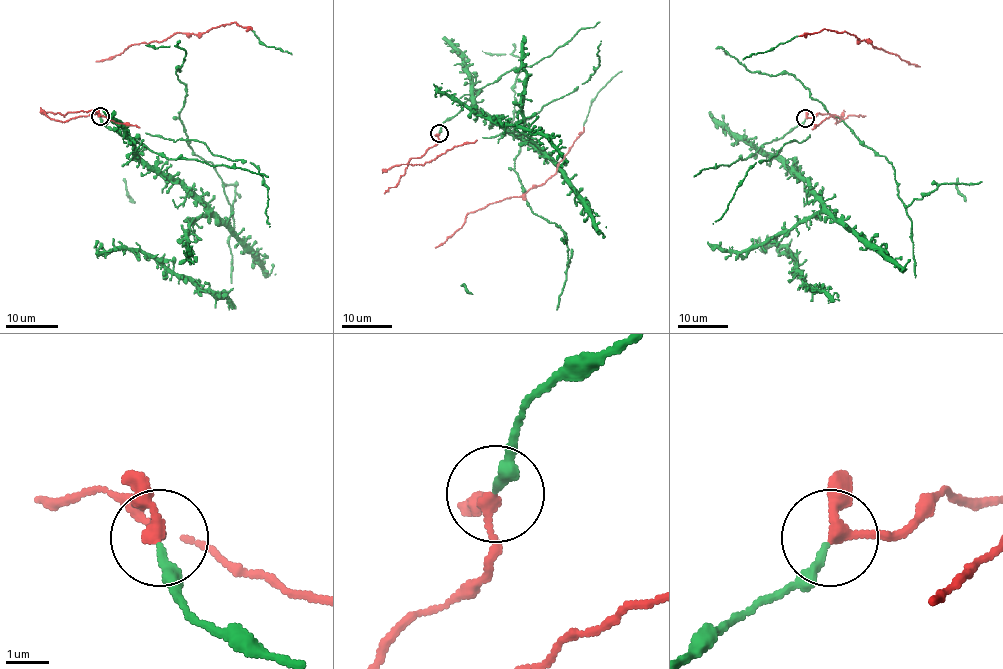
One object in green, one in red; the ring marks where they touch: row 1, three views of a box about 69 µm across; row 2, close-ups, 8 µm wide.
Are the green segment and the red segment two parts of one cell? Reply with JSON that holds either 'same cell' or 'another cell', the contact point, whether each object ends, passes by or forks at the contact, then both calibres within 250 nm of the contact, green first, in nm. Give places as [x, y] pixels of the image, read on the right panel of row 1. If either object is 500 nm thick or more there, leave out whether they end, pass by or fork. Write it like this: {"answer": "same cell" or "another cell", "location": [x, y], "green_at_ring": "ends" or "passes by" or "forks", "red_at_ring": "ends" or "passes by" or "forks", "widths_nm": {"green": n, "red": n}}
{"answer": "same cell", "location": [805, 118], "green_at_ring": "ends", "red_at_ring": "passes by", "widths_nm": {"green": 200, "red": 240}}

